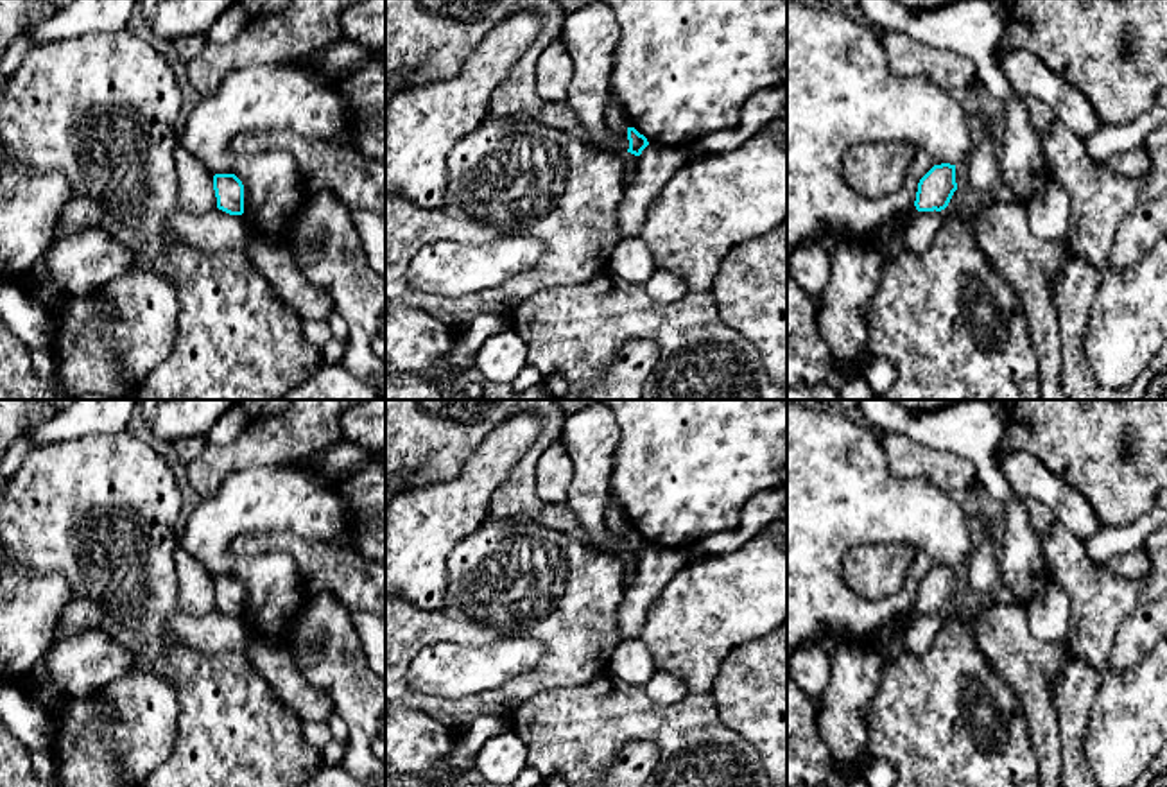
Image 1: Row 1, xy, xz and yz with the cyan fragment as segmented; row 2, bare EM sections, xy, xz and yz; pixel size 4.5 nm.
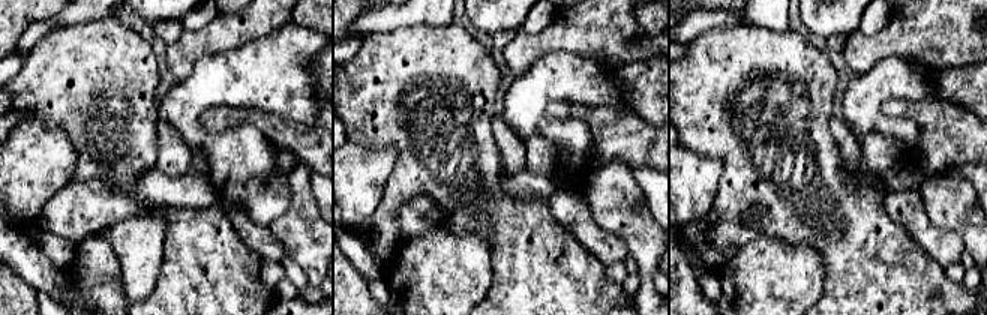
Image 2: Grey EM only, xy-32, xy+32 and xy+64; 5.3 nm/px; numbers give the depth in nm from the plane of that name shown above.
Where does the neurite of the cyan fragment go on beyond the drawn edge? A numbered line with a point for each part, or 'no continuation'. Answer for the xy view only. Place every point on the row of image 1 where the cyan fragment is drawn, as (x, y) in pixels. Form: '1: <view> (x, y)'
no continuation

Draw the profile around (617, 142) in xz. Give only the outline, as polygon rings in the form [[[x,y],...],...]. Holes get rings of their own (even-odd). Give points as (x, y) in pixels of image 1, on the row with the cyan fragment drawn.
[[[611,129],[602,147],[613,154],[626,152],[629,149],[627,129],[624,131]]]

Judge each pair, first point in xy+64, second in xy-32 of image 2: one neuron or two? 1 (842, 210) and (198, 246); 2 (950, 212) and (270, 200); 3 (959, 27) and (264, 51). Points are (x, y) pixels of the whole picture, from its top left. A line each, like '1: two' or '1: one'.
1: one
2: two
3: two

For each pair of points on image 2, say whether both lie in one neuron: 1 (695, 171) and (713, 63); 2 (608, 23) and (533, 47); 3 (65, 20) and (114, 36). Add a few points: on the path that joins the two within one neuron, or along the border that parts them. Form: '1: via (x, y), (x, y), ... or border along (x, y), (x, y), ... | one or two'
1: border along (684, 146), (717, 156), (722, 179) | two
2: via (590, 29), (573, 29), (551, 39) | one
3: border along (110, 17), (101, 21), (84, 21), (60, 27) | two

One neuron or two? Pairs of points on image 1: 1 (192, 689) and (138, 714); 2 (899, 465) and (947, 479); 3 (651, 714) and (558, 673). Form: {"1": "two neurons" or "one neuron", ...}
{"1": "two neurons", "2": "one neuron", "3": "two neurons"}

